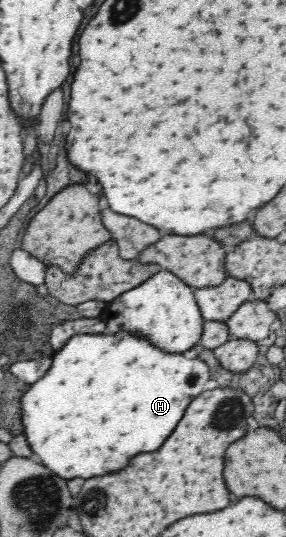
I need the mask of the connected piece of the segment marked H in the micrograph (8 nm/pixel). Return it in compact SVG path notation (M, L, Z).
M119 333L116 335L103 334L78 334L68 340L63 349L55 352L52 356L52 365L49 370L37 382L26 386L20 402L20 417L22 434L27 439L27 445L31 452L39 458L40 463L53 471L55 475L67 480L73 478L93 478L108 475L109 473L120 473L130 463L129 458L139 452L155 452L175 430L177 422L183 418L189 404L193 402L205 390L205 383L210 379L209 367L203 360L187 359L183 353L176 355L165 353L154 348L147 340L137 335Z

